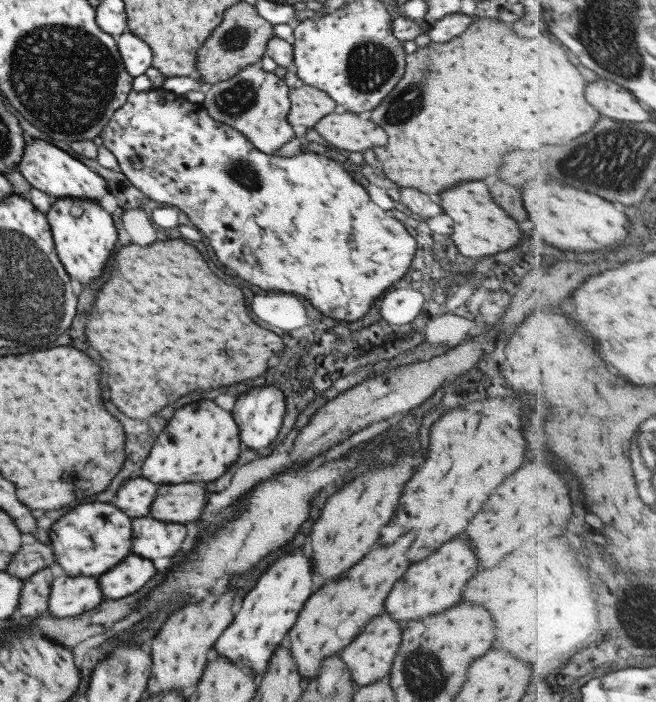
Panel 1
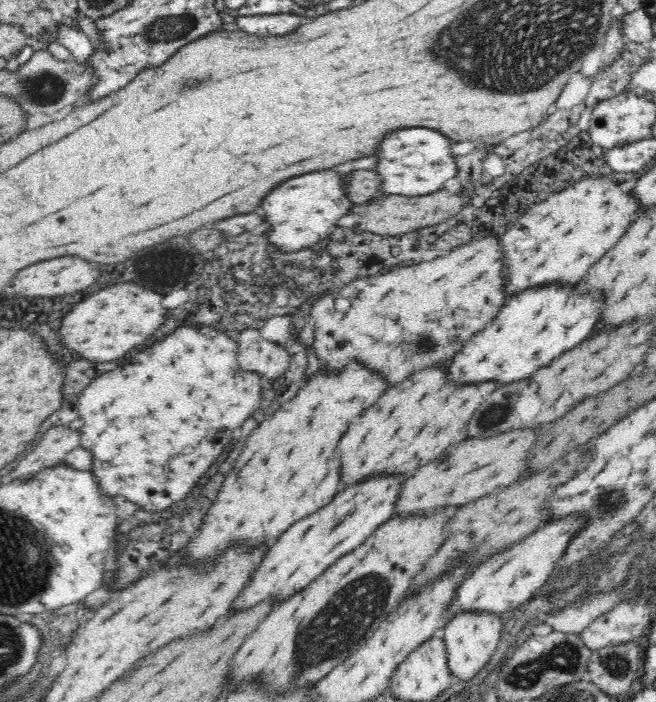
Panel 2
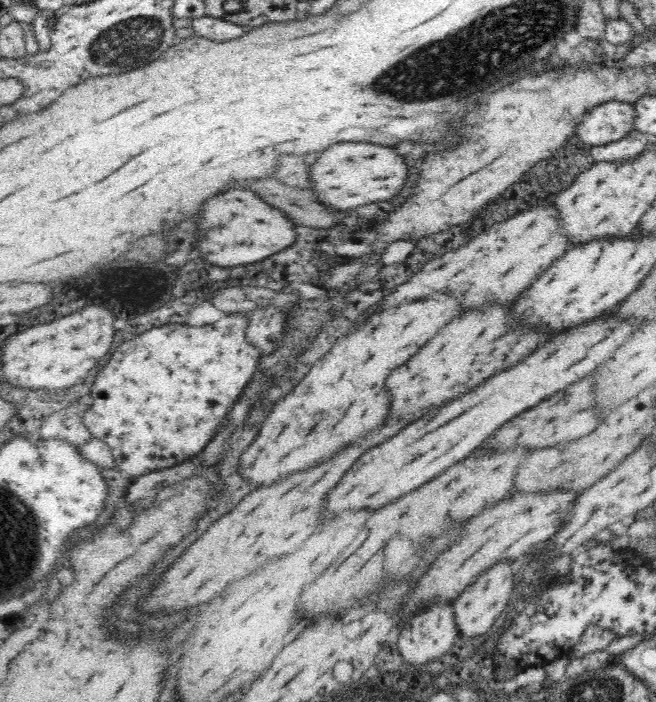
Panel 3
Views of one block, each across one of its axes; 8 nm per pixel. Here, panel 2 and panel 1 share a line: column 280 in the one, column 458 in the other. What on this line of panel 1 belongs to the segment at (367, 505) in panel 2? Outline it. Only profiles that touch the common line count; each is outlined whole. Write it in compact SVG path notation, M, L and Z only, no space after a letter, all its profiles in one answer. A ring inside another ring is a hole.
M456 536L448 540L444 546L440 546L426 560L410 566L410 572L406 572L402 580L398 580L396 586L392 588L386 600L386 610L396 620L402 620L403 626L408 620L444 612L456 602L460 602L462 590L466 582L476 574L476 568L478 568L478 558L474 546L464 536Z

